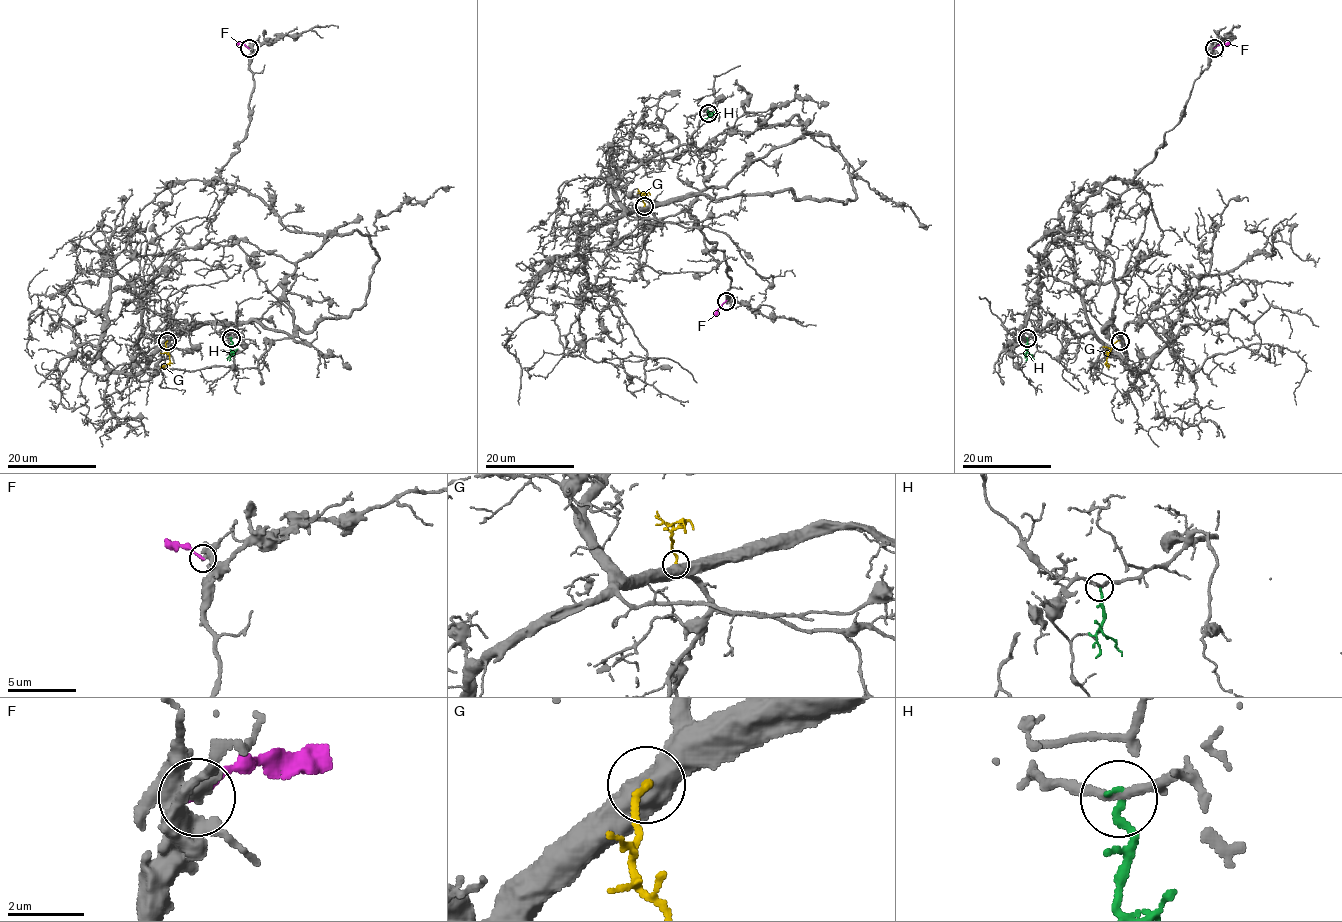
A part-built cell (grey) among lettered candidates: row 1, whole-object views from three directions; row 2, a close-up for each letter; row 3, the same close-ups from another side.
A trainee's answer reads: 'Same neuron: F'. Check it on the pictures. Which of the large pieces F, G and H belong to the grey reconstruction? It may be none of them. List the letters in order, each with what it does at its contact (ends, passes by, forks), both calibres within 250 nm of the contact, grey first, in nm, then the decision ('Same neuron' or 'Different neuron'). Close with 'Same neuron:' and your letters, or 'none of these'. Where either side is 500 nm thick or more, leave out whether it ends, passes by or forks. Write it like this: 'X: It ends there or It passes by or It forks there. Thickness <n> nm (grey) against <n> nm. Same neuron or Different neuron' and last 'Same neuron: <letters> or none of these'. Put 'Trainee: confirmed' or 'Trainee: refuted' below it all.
F: It ends there. Thickness 320 nm (grey) against 180 nm. Different neuron
G: Thickness 550 nm (grey) against 150 nm. Same neuron
H: It ends there. Thickness 240 nm (grey) against 200 nm. Different neuron
Same neuron: G
Trainee: refuted

